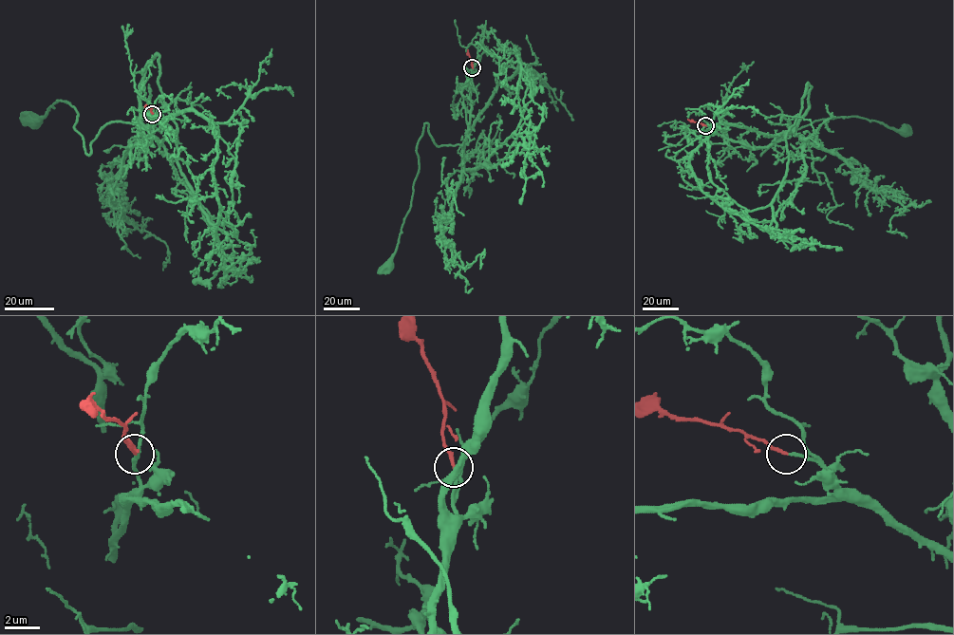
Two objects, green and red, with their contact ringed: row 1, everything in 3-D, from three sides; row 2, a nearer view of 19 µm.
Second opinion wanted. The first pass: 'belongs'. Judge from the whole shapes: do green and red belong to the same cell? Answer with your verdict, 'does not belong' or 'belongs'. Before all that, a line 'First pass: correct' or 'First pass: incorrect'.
First pass: correct
belongs

